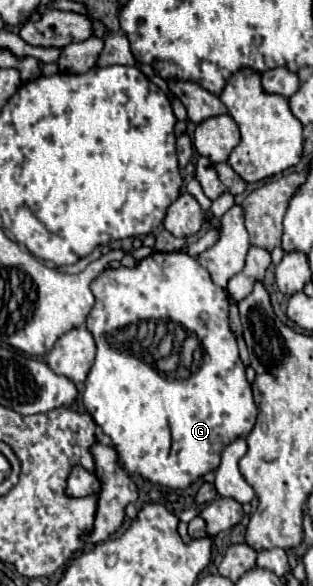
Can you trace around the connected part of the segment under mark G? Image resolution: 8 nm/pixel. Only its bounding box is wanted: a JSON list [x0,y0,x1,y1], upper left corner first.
[82,252,258,488]

